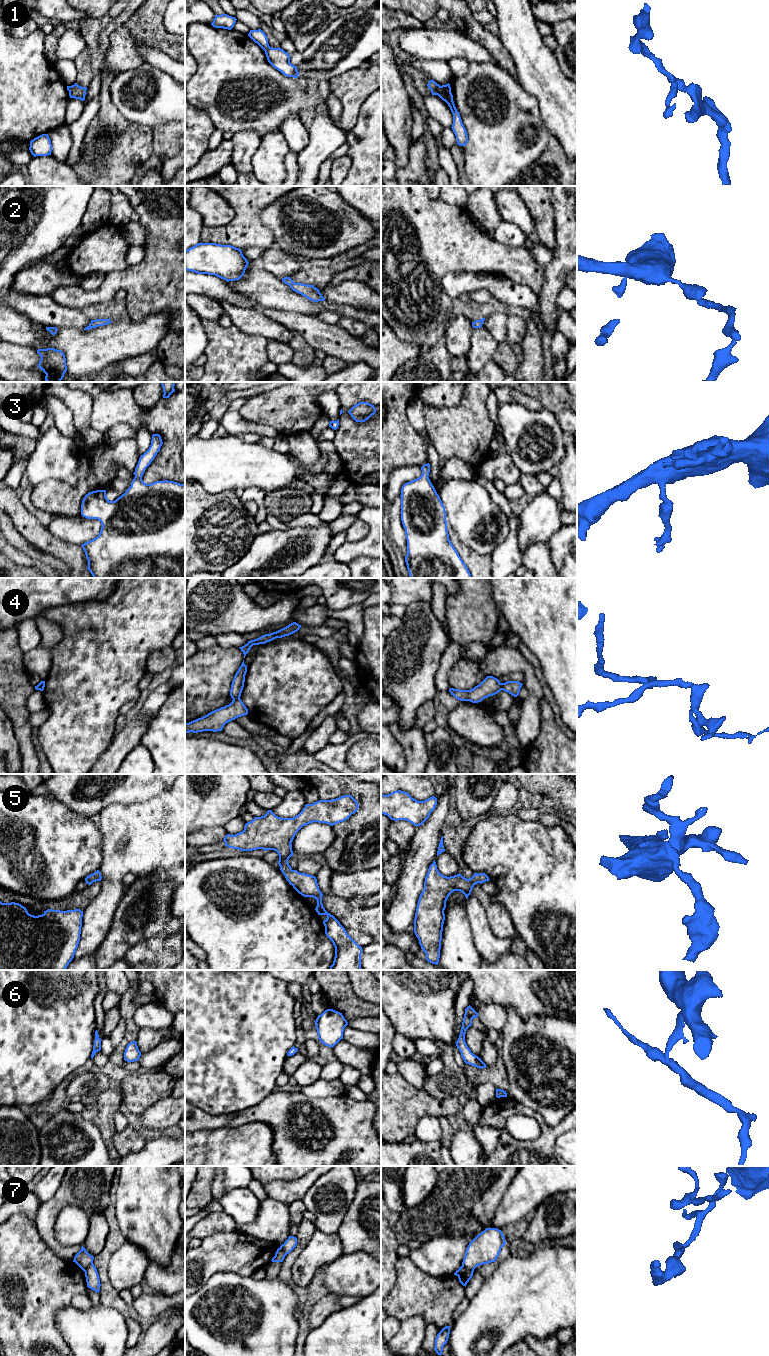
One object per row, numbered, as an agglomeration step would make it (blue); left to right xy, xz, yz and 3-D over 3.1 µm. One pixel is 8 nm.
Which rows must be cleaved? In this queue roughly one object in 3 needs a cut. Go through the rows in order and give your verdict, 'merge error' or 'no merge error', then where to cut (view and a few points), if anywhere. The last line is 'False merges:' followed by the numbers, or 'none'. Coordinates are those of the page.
1: merge error; cut in yz along (440, 86), (437, 94)
2: no merge error; no cut
3: no merge error; no cut
4: merge error; cut in xz along (239, 697), (233, 699)
5: no merge error; no cut
6: no merge error; no cut
7: merge error; cut in yz along (462, 1265), (472, 1273)
False merges: 1, 4, 7

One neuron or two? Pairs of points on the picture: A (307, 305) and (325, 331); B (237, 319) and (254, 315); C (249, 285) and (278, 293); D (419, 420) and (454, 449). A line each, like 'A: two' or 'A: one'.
A: two
B: one
C: one
D: two

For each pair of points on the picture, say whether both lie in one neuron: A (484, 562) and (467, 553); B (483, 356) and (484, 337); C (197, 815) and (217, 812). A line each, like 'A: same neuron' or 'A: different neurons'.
A: same neuron
B: same neuron
C: same neuron

